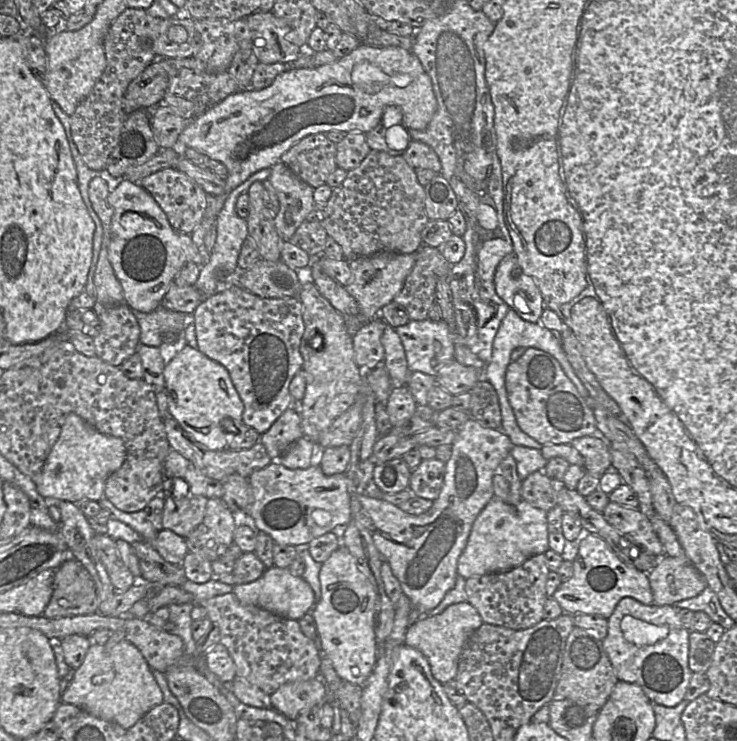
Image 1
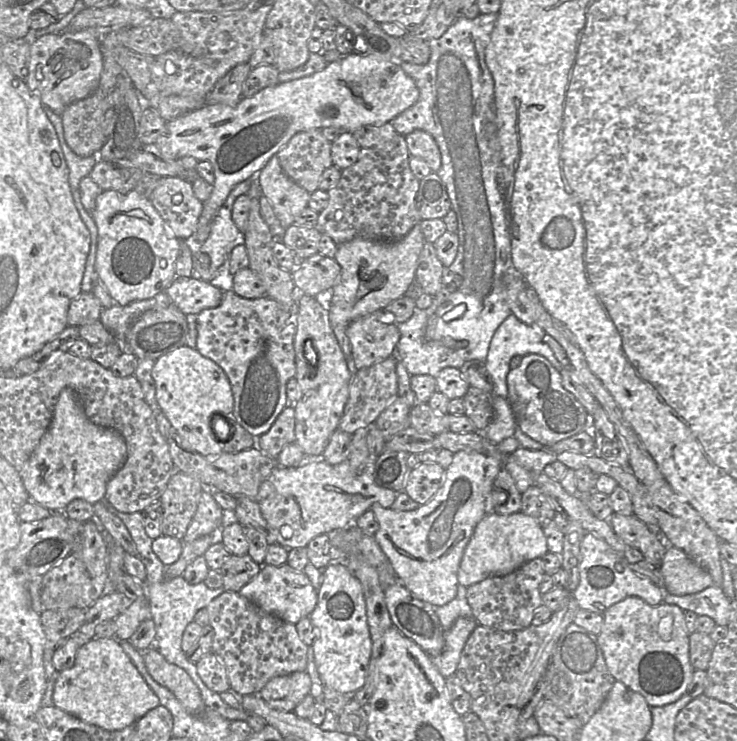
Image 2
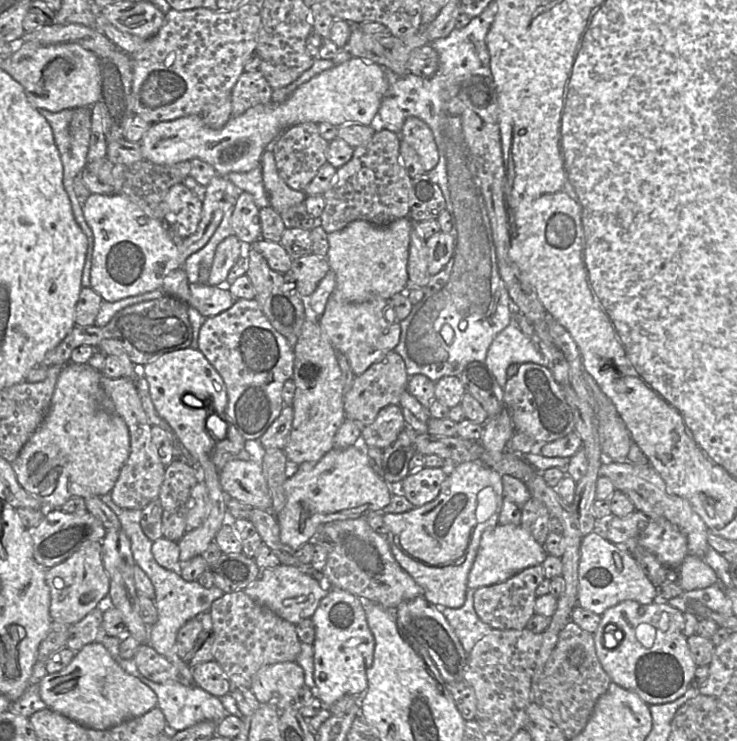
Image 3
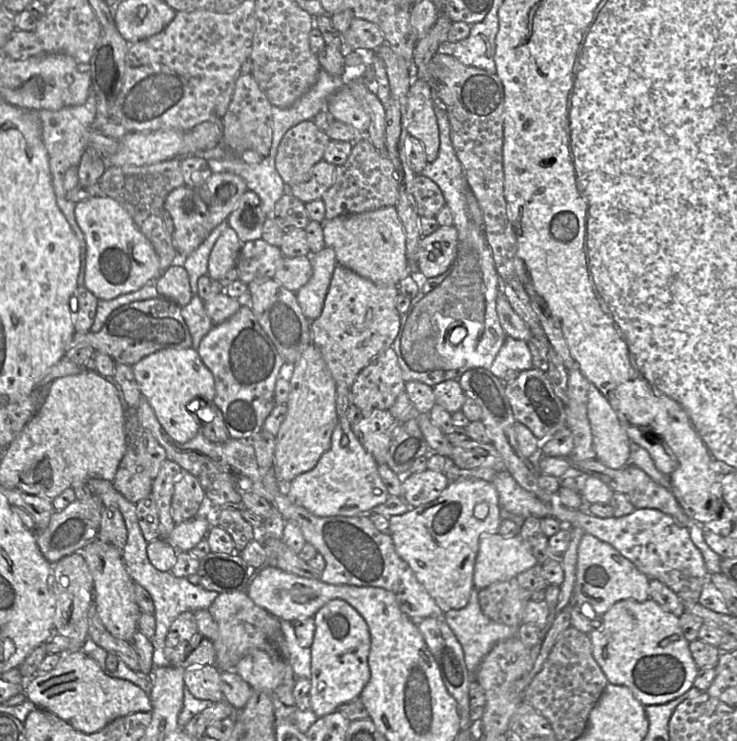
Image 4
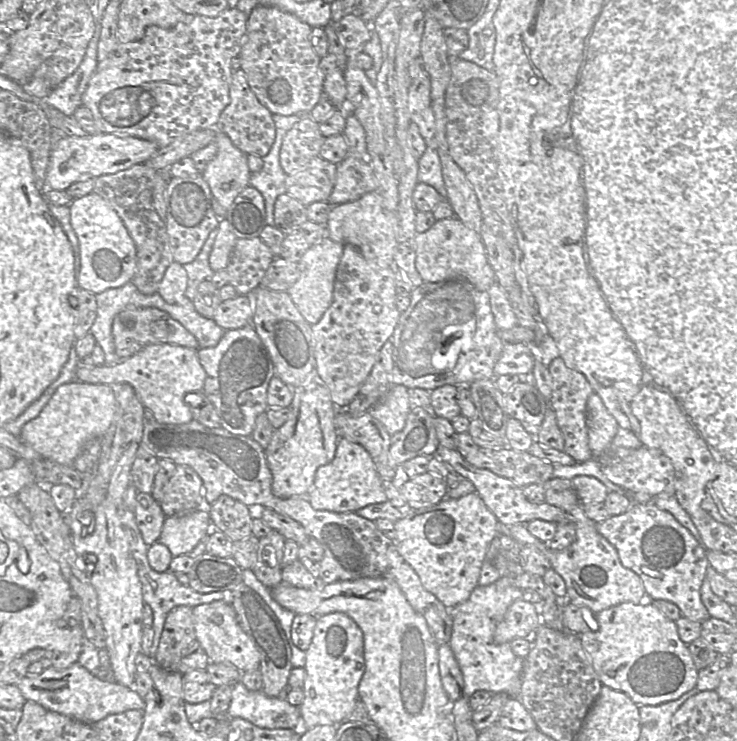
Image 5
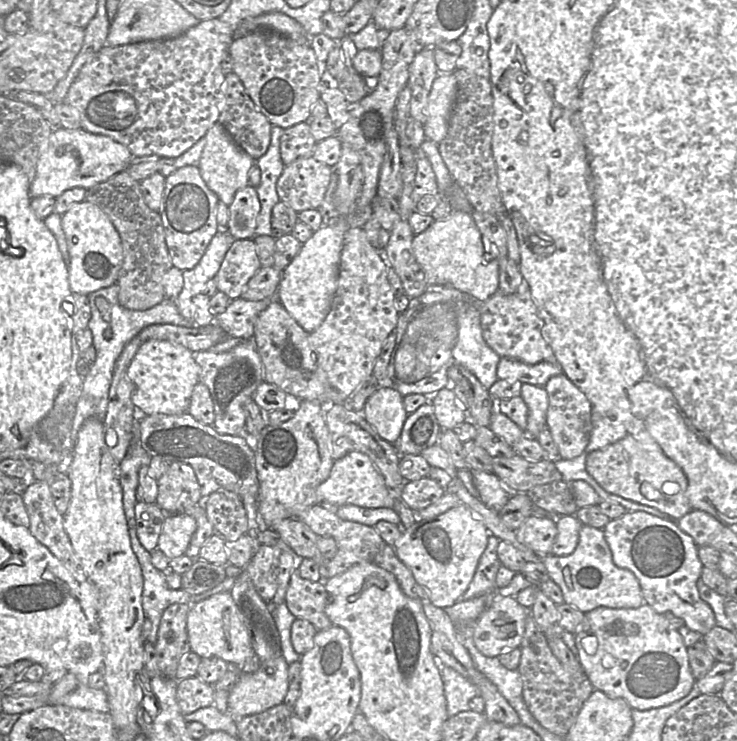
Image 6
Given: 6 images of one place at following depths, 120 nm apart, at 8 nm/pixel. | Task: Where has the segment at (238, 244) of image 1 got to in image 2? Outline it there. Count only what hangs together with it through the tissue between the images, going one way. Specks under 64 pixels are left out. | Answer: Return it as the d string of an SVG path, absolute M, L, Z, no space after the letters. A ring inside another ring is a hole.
M246 180L236 185L229 193L224 205L219 209L215 218L211 222L211 232L207 240L201 245L194 245L192 262L193 262L193 278L197 278L197 270L199 269L199 256L208 254L210 256L210 272L218 272L221 267L229 260L230 253L239 244L243 243L243 232L241 232L232 220L232 208L235 200L243 194L248 194L255 180Z

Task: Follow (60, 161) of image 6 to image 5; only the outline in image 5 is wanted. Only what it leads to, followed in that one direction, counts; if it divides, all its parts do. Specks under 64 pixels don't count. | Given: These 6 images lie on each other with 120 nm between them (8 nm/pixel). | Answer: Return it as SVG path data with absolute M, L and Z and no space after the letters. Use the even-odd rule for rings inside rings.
M110 133L72 137L64 135L52 150L47 172L47 186L51 190L67 191L77 181L115 174L146 163L160 148L154 142Z

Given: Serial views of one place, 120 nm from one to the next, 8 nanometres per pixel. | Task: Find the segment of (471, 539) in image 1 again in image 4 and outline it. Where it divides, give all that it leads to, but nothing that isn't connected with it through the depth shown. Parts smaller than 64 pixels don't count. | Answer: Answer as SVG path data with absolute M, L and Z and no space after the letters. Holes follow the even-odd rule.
M499 533L485 535L479 543L474 568L474 587L481 590L493 583L507 581L538 565L538 561L519 536L504 537Z

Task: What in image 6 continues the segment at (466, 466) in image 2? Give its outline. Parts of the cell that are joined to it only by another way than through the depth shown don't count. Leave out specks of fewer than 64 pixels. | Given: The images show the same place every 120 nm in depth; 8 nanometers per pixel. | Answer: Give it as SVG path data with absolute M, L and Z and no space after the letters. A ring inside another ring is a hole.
M459 503L435 518L415 521L410 528L402 531L394 549L399 560L412 572L416 582L426 590L432 604L439 608L448 608L457 603L467 591L487 547L489 535L483 522L472 510Z

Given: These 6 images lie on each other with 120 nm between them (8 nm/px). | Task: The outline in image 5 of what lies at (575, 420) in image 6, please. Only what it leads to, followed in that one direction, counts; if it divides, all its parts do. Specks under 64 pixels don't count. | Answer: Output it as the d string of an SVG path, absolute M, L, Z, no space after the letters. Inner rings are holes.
M560 356L550 362L548 370L552 378L549 406L555 412L557 425L564 438L563 451L571 456L575 463L588 461L592 459L593 455L588 445L586 406L589 396L594 391L586 377L582 373L567 367Z

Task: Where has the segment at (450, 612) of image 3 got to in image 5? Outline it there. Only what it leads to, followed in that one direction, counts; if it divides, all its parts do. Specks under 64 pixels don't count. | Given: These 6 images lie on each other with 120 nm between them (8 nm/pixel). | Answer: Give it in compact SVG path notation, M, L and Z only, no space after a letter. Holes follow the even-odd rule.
M502 576L488 586L478 585L465 602L450 609L453 620L453 632L449 644L462 671L465 693L469 697L476 691L483 690L491 694L504 692L511 698L521 699L524 659L515 655L510 643L497 644L494 641L497 624L504 618L508 608L516 600L522 599L524 594L522 589L513 585L513 577L515 576Z

